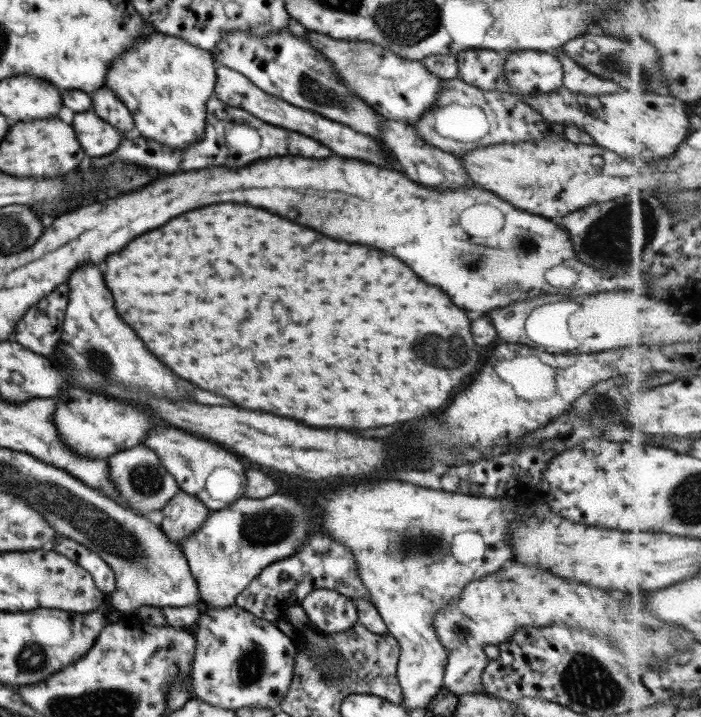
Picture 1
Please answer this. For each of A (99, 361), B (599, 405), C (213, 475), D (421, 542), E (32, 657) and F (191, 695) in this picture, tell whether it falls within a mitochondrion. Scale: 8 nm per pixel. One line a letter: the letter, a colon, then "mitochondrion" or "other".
A: mitochondrion
B: mitochondrion
C: other
D: mitochondrion
E: mitochondrion
F: other

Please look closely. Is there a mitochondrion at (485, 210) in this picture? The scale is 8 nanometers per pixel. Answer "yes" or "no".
no

